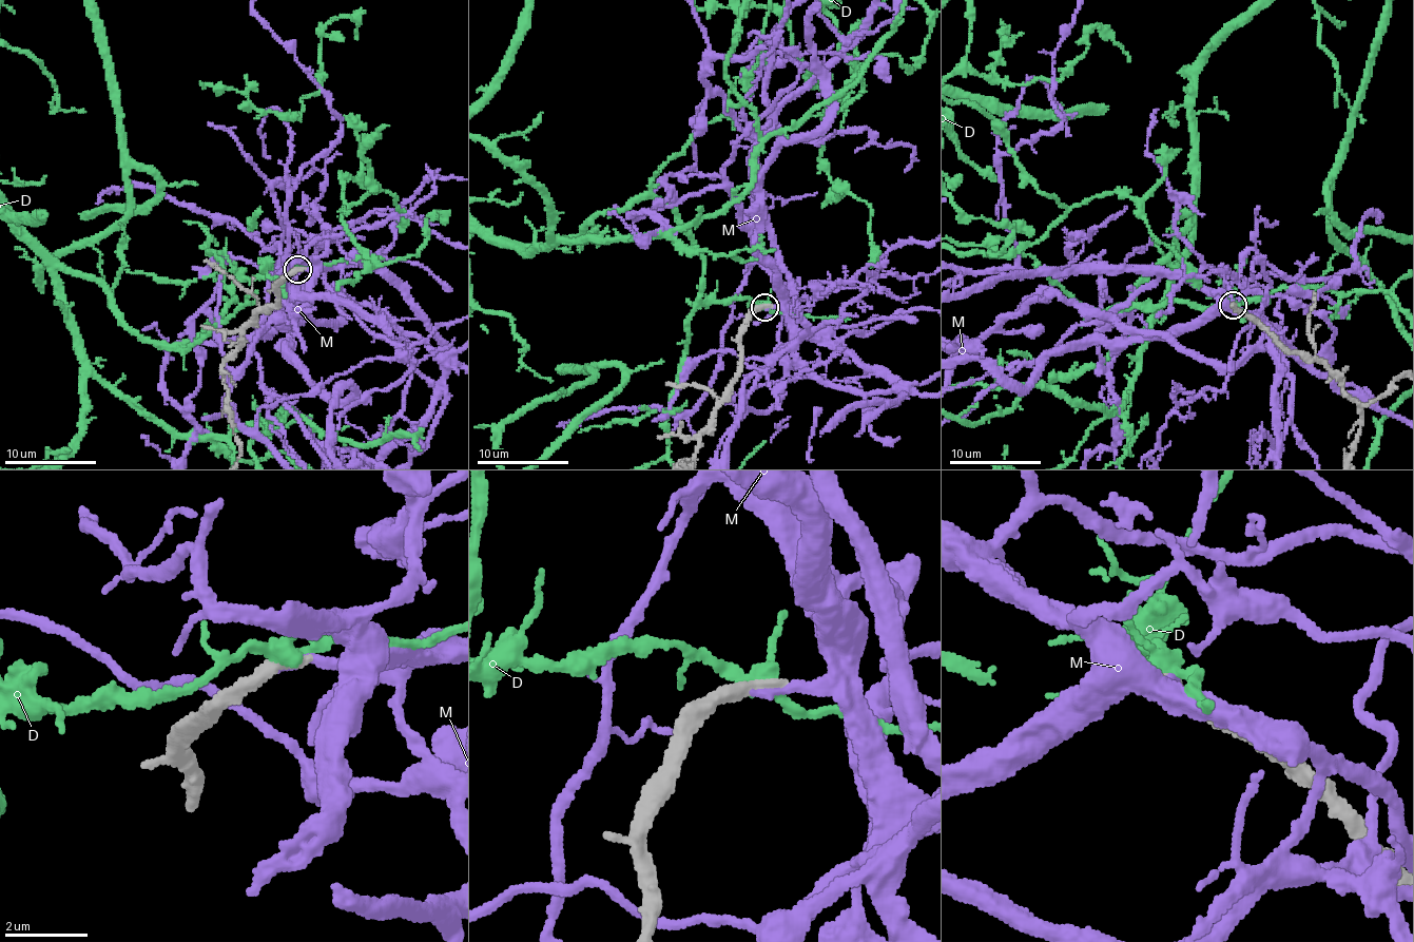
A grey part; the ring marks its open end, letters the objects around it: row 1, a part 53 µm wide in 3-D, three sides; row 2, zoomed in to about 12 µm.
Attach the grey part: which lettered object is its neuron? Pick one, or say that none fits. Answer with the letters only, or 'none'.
M

